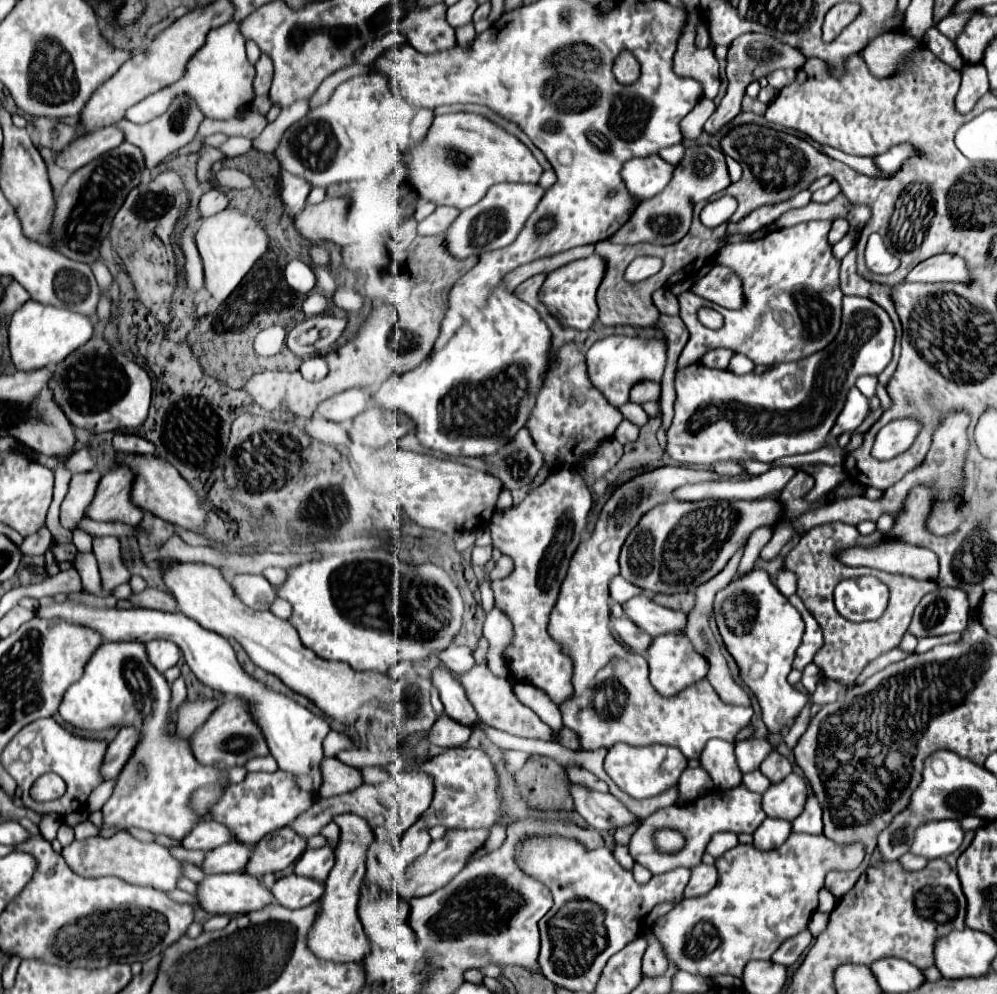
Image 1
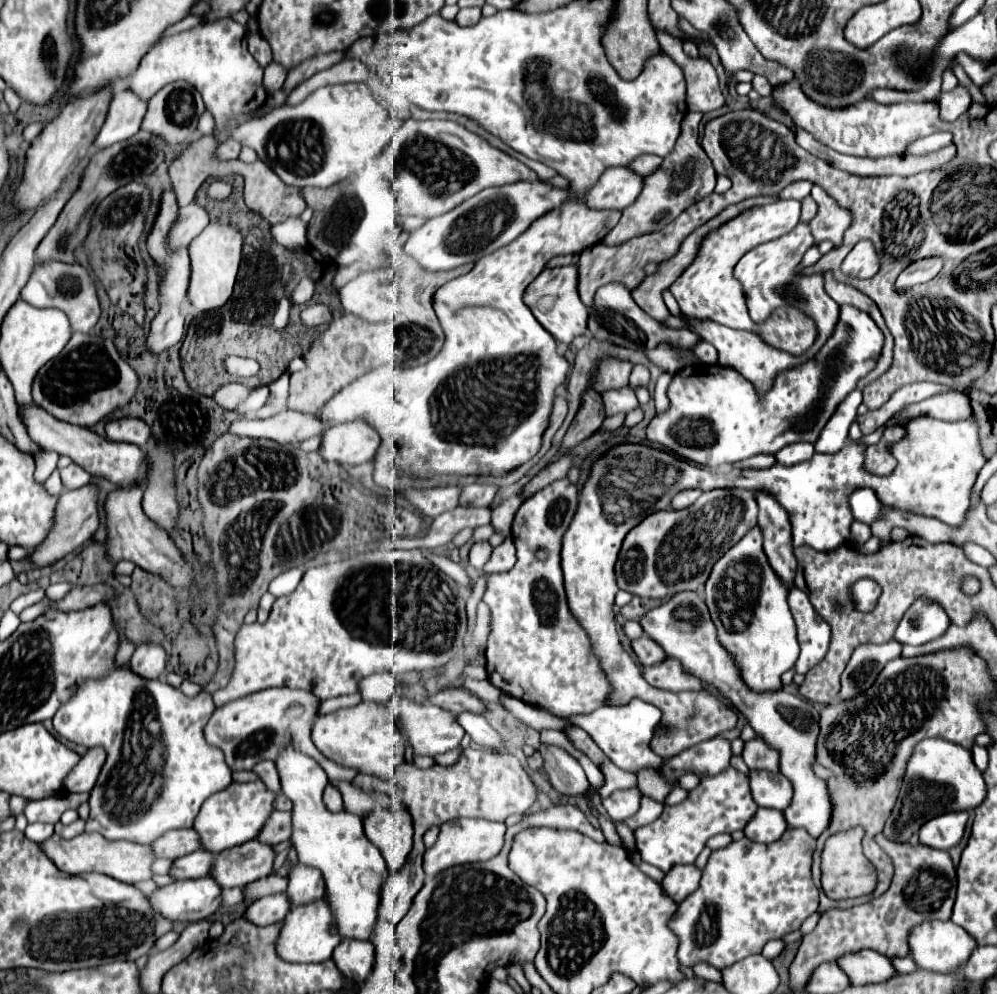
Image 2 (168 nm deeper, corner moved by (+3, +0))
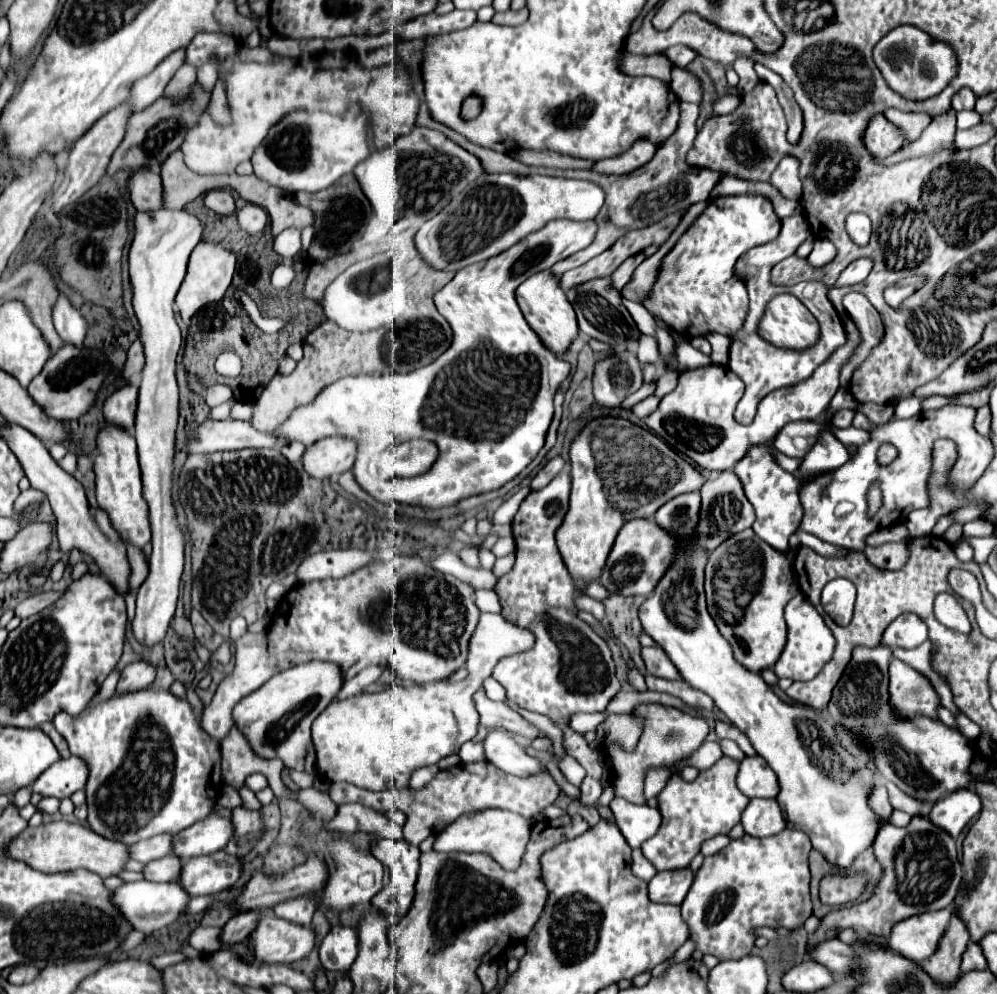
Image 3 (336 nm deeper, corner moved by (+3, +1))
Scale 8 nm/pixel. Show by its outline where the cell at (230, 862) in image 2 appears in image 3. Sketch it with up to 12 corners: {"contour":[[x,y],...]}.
{"contour":[[225,852],[185,860],[177,884],[189,896],[231,888],[241,860]]}

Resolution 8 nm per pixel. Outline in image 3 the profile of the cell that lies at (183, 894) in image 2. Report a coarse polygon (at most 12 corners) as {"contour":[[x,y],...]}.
{"contour":[[123,882],[113,906],[133,930],[173,924],[189,896],[177,882]]}

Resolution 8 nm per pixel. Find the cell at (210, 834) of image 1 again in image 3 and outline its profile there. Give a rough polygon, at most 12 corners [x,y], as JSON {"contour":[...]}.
{"contour":[[171,834],[131,844],[129,858],[141,864],[171,854]]}

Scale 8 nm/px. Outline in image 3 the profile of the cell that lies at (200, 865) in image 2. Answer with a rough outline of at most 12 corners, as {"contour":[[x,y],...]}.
{"contour":[[173,854],[145,864],[143,878],[173,882],[181,862]]}

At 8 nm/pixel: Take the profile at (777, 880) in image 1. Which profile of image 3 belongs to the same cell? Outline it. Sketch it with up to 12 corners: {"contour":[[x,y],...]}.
{"contour":[[743,836],[681,906],[697,950],[747,956],[755,926],[811,916],[809,838]]}

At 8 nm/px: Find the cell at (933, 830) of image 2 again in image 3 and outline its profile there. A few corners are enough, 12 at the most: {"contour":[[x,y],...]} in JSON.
{"contour":[[973,788],[937,800],[929,818],[951,836],[981,812]]}

